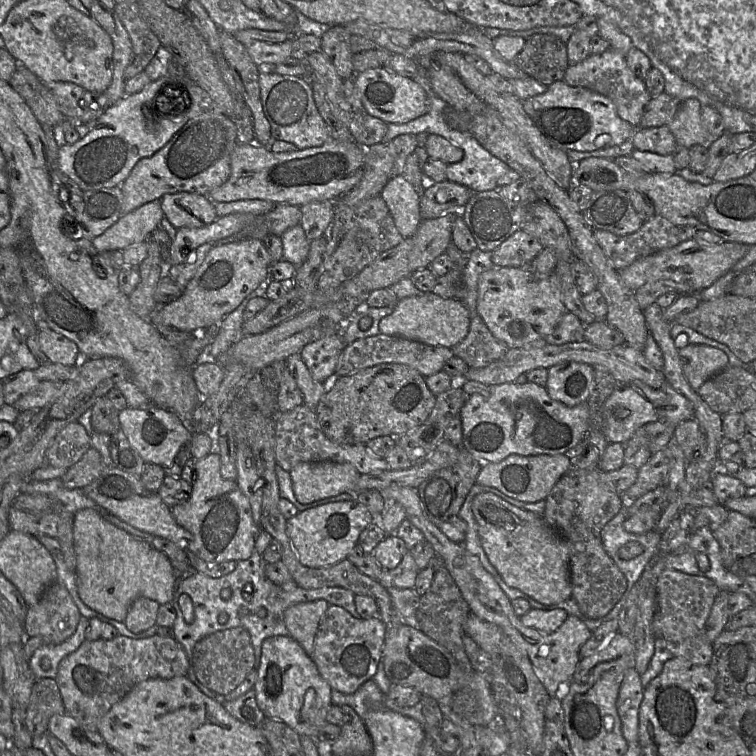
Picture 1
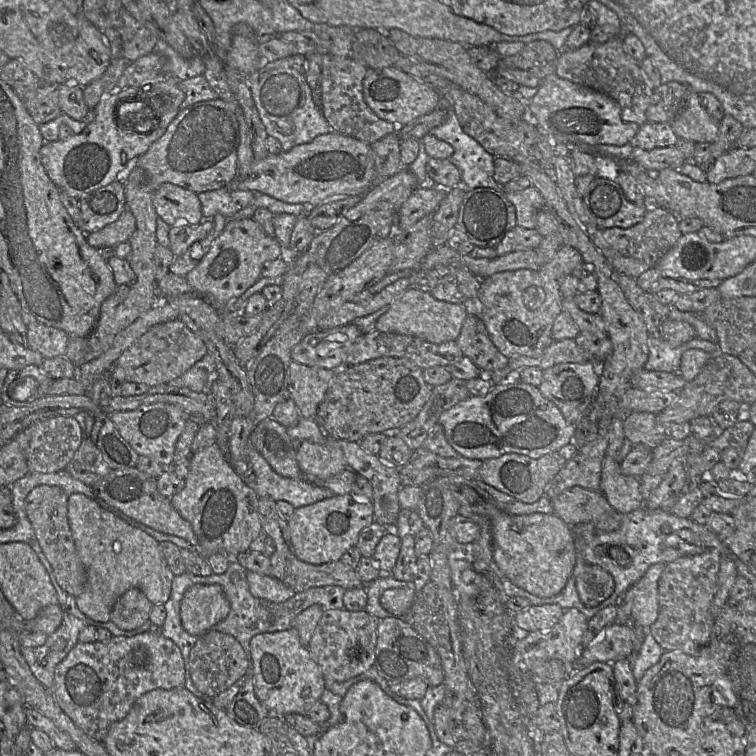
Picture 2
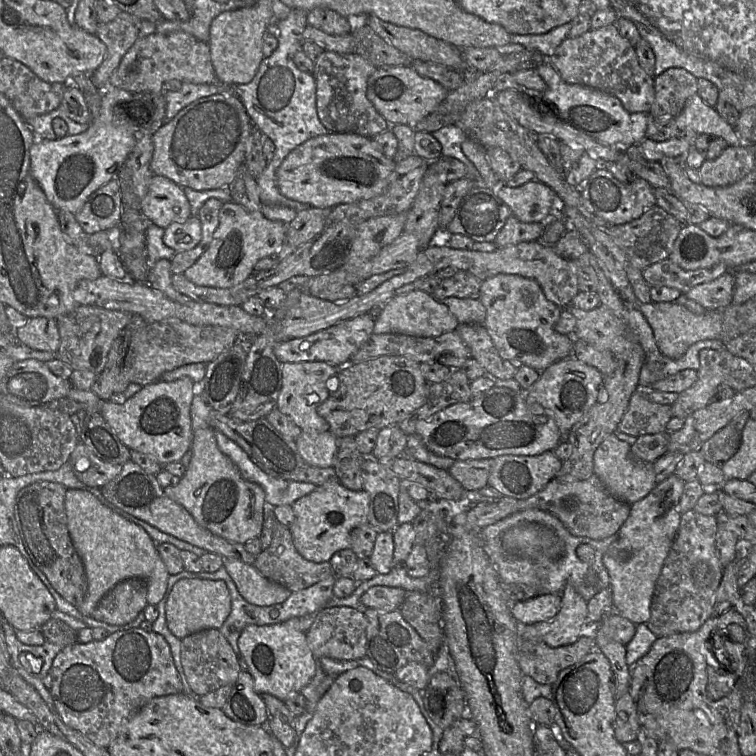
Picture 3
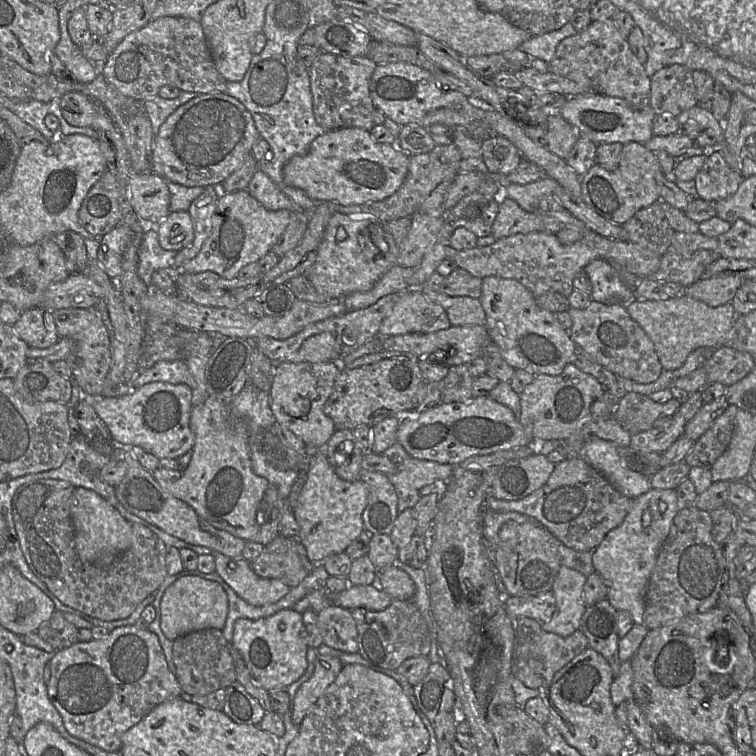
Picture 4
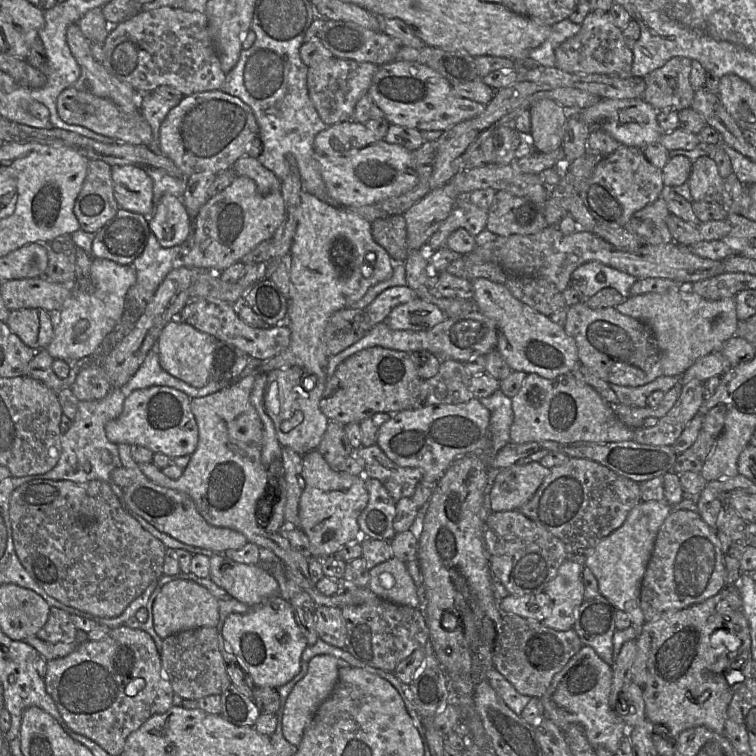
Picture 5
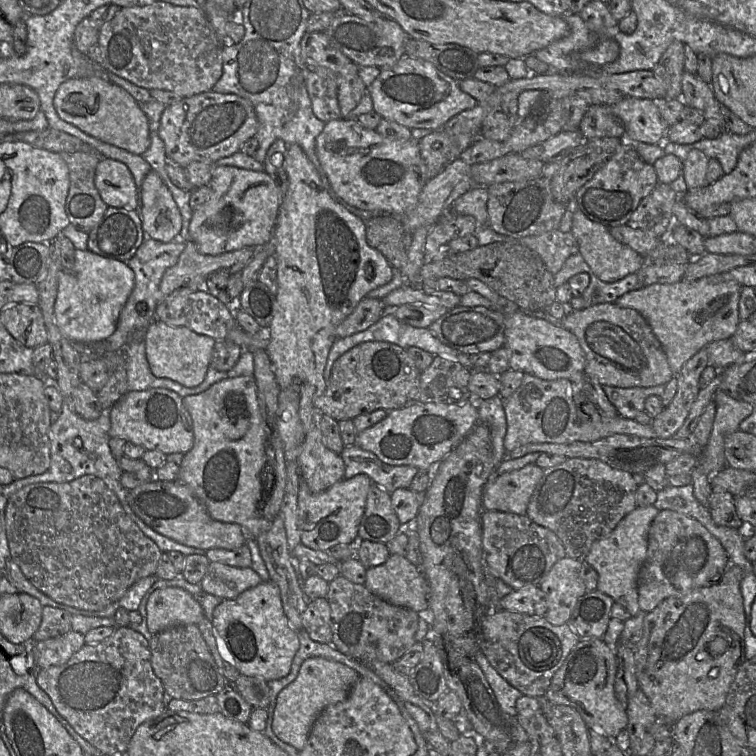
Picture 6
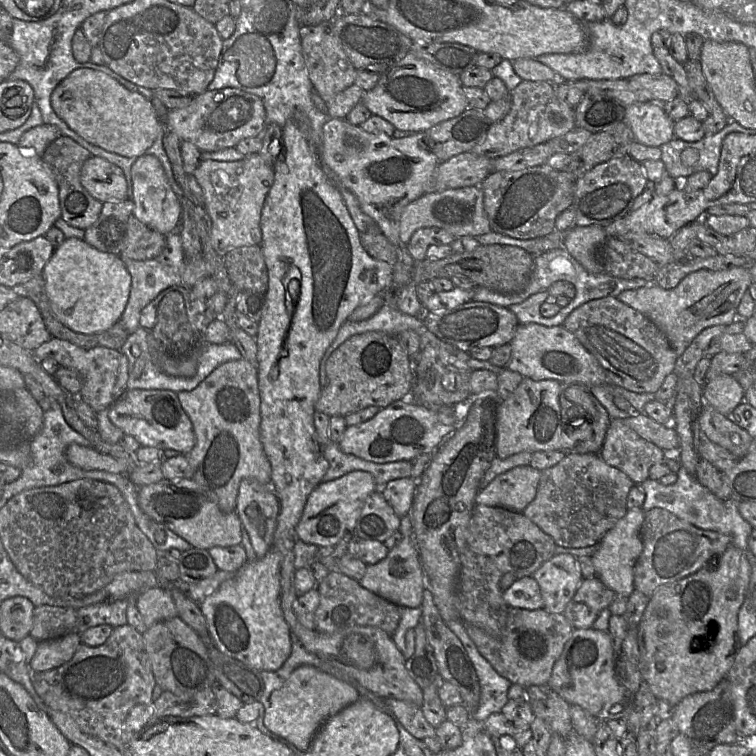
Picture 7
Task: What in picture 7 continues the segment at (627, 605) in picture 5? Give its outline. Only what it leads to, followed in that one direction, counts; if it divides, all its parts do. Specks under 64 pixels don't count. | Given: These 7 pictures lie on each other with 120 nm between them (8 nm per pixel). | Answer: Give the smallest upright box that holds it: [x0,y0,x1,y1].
[591,508,645,598]

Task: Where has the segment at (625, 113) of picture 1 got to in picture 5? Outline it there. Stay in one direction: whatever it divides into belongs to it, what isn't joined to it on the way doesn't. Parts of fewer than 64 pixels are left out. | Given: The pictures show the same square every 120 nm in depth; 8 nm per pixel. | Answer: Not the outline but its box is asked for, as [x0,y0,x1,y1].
[555,12,633,79]

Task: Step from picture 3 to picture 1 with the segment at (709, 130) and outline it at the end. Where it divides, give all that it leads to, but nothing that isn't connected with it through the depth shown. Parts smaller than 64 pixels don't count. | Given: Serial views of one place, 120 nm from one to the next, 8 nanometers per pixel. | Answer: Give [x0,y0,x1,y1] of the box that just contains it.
[668,98,710,148]

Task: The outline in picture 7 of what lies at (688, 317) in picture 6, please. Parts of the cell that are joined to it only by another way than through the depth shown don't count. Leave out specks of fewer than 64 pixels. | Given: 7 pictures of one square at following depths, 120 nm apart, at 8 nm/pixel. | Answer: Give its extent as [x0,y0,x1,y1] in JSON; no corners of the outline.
[617,267,752,356]

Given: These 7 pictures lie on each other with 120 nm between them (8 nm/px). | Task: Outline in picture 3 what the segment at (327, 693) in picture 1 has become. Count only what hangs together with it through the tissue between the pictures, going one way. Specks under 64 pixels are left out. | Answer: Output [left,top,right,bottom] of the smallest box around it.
[238,618,316,701]

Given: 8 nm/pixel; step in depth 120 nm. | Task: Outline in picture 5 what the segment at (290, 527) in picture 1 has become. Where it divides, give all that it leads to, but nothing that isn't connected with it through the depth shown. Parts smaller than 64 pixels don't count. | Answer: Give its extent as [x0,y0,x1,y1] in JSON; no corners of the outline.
[299,449,369,559]

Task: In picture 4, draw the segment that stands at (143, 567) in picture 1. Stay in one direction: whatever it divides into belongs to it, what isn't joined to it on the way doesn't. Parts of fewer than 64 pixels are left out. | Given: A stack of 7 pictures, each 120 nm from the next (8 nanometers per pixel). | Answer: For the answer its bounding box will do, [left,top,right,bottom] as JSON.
[70,487,132,563]

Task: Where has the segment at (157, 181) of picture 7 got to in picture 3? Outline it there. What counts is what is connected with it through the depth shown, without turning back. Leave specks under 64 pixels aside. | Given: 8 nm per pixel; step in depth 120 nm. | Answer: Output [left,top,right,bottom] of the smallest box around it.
[163,217,202,253]

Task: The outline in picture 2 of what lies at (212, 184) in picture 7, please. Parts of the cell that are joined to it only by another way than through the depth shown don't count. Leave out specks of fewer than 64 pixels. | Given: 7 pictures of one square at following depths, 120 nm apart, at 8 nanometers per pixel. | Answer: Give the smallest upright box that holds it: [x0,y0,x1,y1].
[185,218,285,310]

